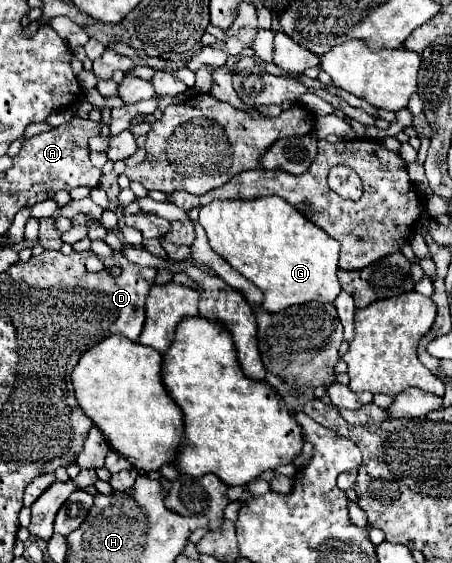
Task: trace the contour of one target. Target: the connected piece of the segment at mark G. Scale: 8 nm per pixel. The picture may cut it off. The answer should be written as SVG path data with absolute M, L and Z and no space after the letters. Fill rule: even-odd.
M259 196L255 200L223 200L209 202L199 208L199 224L203 224L211 248L225 258L237 272L241 272L247 280L257 284L263 294L263 308L267 312L281 312L283 308L305 304L311 300L317 302L335 302L341 292L341 284L337 280L337 258L339 258L339 242L309 222L303 214L299 214L287 200L279 196Z

